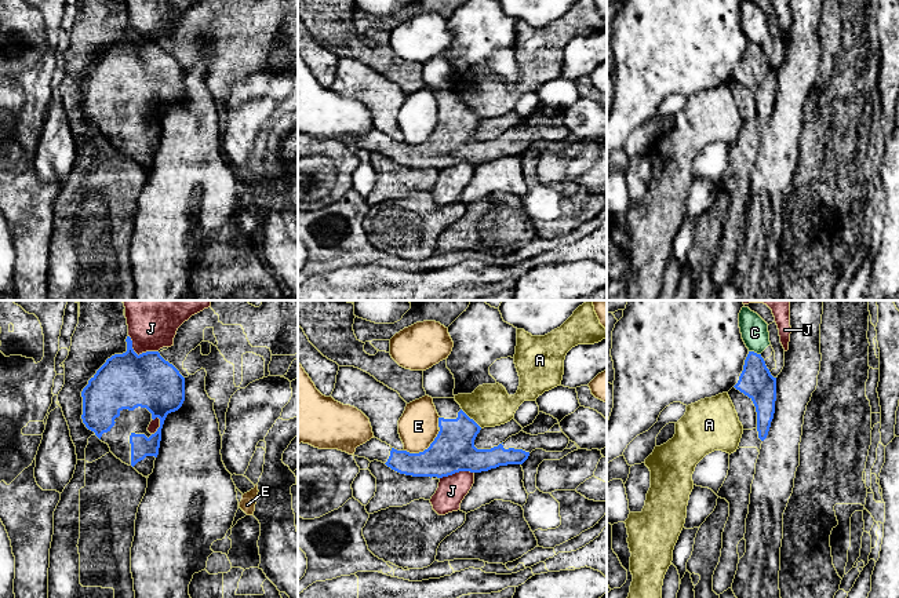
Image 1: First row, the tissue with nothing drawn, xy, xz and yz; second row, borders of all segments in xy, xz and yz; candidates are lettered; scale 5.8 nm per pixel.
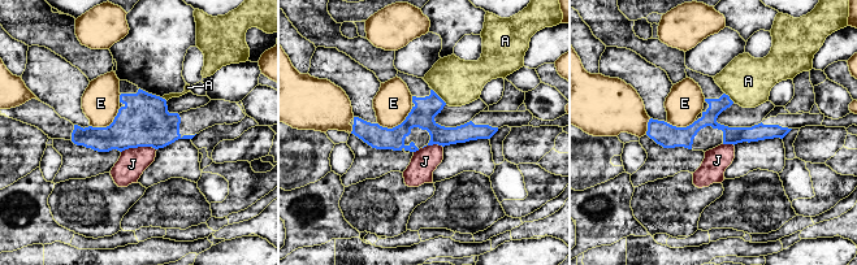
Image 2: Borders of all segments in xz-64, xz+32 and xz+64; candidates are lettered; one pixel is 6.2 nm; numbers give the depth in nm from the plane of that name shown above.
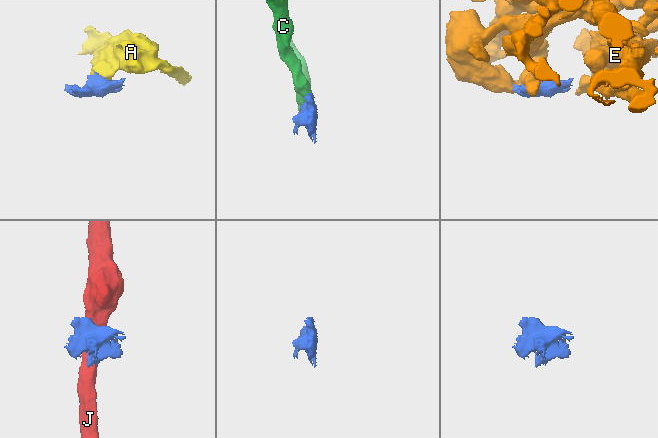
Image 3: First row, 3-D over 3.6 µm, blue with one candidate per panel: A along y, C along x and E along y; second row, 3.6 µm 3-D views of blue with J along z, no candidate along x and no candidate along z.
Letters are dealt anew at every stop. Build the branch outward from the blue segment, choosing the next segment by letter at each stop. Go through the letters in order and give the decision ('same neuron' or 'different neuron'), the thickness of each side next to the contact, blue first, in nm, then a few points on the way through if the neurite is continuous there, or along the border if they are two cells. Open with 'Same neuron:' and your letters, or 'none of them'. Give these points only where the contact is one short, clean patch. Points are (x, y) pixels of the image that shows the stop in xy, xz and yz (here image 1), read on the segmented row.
Same neuron: none of them
A: different neuron | 260/240 nm | along xz (461, 409), (481, 427)
C: different neuron | 200/160 nm | along yz (749, 350), (760, 354)
E: different neuron | 260/240 nm
J: different neuron | 320/320 nm

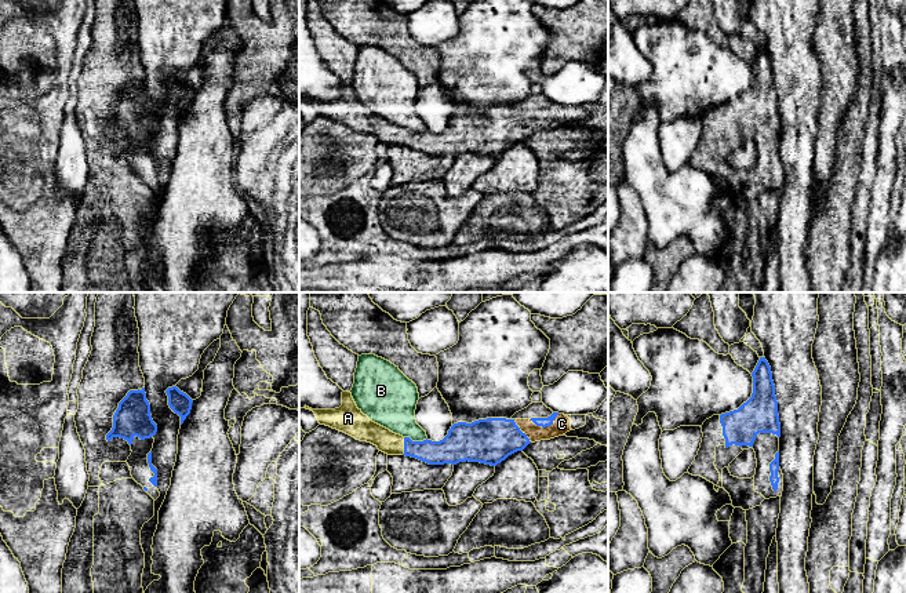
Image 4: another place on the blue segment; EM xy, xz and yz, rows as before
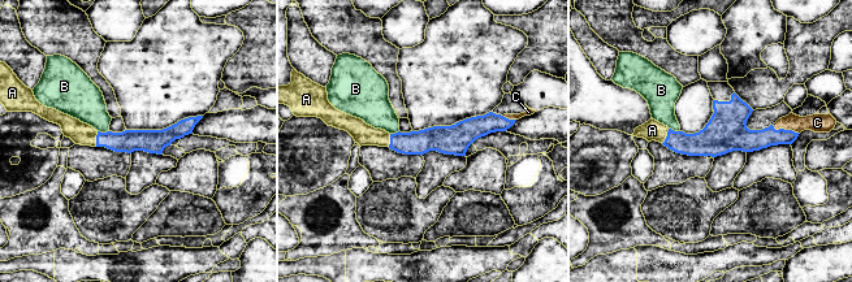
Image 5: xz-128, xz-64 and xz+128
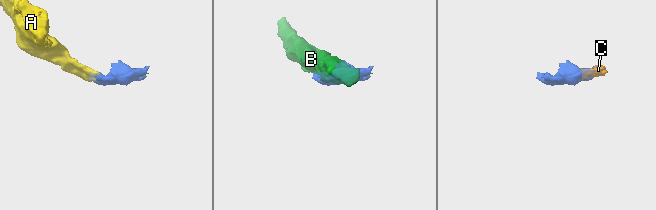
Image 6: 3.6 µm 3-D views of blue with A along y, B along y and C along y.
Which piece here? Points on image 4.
Same neuron: A, C
A: same neuron | 140/130 nm | across xz (446, 451), (424, 451), (404, 446), (392, 444), (367, 430)
B: different neuron | 190/260 nm | along xz (404, 436), (413, 440), (426, 439)
C: same neuron | 60/100 nm

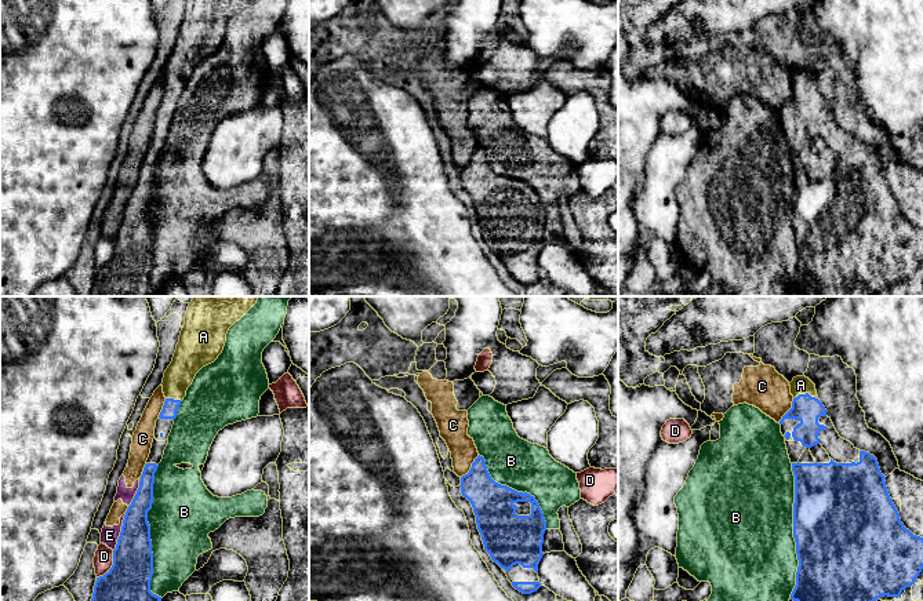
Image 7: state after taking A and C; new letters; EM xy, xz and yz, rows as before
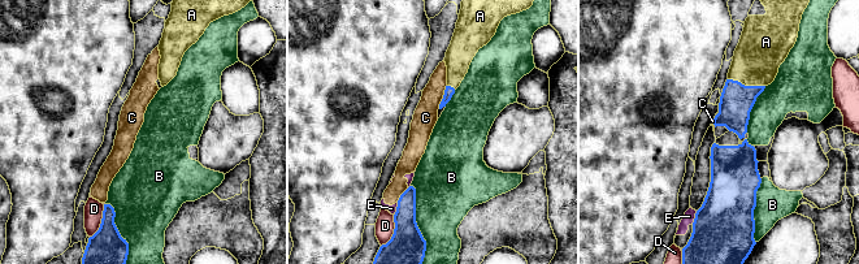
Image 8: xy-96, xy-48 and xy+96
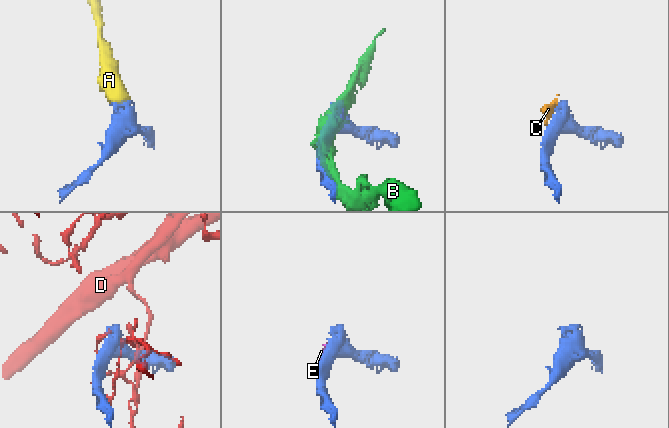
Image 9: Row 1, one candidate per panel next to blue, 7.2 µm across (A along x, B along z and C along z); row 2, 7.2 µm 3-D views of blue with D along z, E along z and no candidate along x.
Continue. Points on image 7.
Same neuron: A
A: same neuron | 160/110 nm
B: different neuron | 240/380 nm
C: different neuron | 240/160 nm
D: different neuron | 260/110 nm
E: different neuron | 240/110 nm

